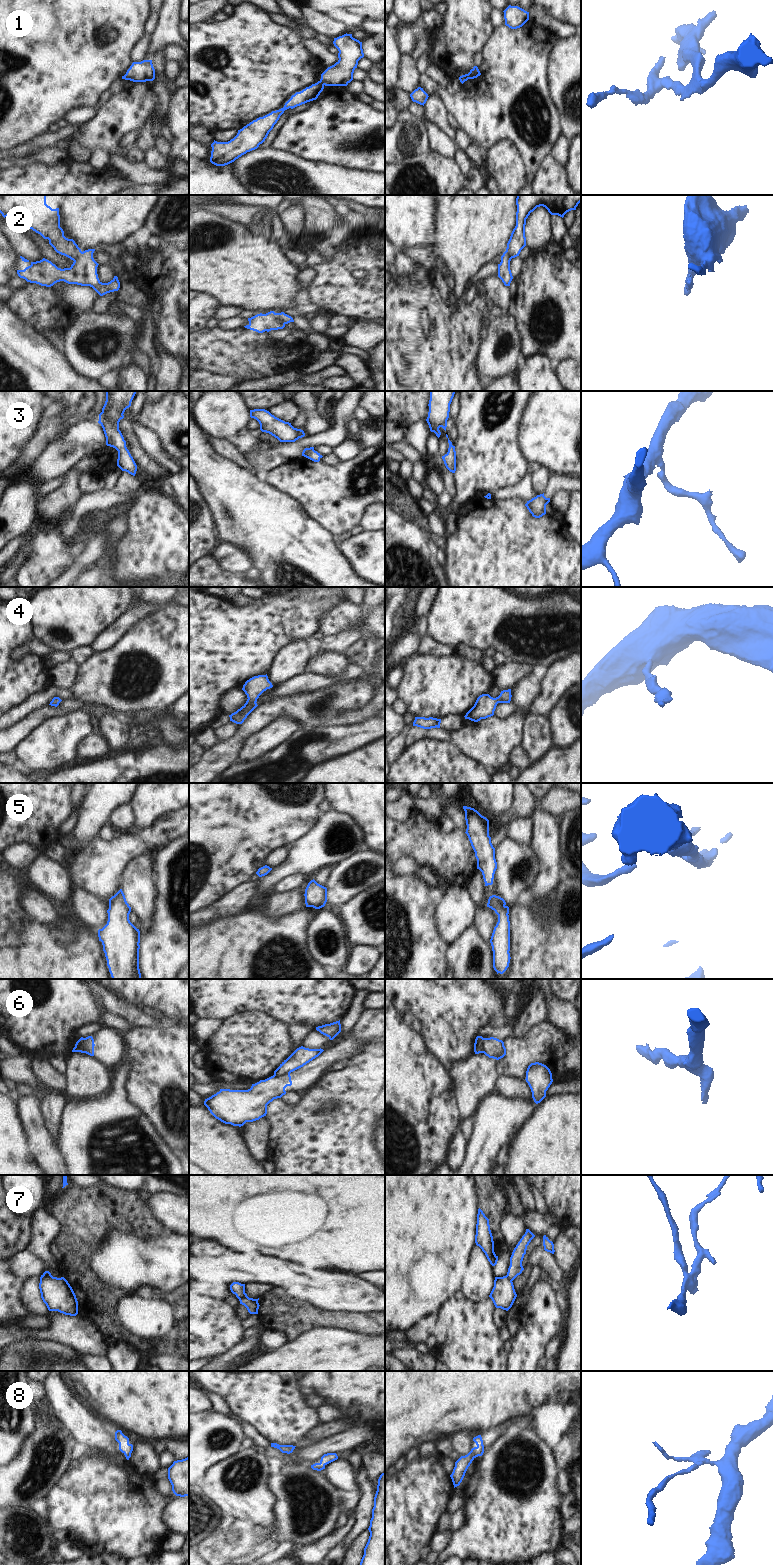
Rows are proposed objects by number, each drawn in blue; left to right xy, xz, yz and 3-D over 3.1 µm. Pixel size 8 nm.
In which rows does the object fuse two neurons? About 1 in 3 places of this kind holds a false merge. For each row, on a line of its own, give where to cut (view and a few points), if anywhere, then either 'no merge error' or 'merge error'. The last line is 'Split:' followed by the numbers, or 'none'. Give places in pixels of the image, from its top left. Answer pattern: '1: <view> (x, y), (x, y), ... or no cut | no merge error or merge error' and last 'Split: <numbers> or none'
1: yz (467, 74), (468, 78) | merge error
2: xz (276, 313), (276, 316), (285, 323) | merge error
3: no cut | no merge error
4: no cut | no merge error
5: no cut | no merge error
6: xy (85, 1038), (78, 1051) | merge error
7: xz (248, 1297), (239, 1299) | merge error
8: no cut | no merge error
Split: 1, 2, 6, 7

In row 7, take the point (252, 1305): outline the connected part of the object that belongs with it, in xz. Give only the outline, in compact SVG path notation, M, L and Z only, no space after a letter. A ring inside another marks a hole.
M241 1298L240 1304L244 1305L250 1314L258 1314L259 1303L253 1298Z

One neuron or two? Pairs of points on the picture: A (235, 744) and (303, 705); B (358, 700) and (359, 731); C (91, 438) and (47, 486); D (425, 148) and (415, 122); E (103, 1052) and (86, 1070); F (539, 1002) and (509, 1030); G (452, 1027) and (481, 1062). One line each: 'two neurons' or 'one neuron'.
A: one neuron
B: two neurons
C: two neurons
D: one neuron
E: two neurons
F: two neurons
G: two neurons

